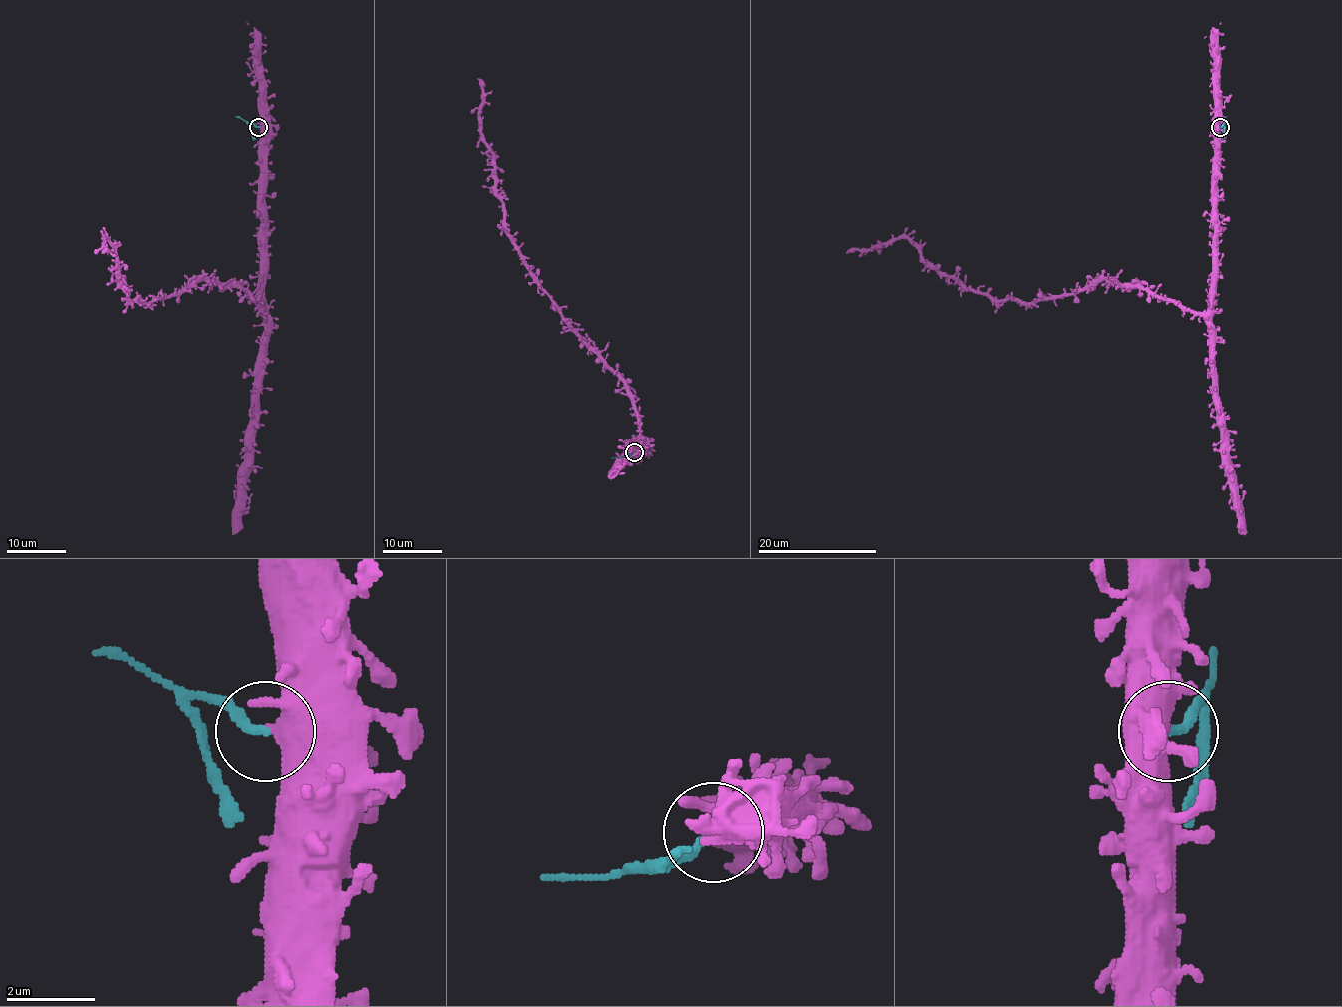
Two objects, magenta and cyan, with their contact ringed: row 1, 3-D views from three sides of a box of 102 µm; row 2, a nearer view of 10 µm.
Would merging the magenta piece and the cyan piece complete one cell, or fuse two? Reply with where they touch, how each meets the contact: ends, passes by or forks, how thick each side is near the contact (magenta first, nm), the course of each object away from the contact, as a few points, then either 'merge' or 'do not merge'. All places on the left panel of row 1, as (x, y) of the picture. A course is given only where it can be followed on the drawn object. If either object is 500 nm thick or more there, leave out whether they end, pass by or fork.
(258, 127) | magenta passes by | cyan ends | 400/200 nm | magenta via (258, 127), (264, 312), (244, 290), (206, 279), (151, 301), (130, 300), (117, 251), (105, 238), (102, 253) | cyan via (258, 127), (249, 125), (253, 140) | do not merge

